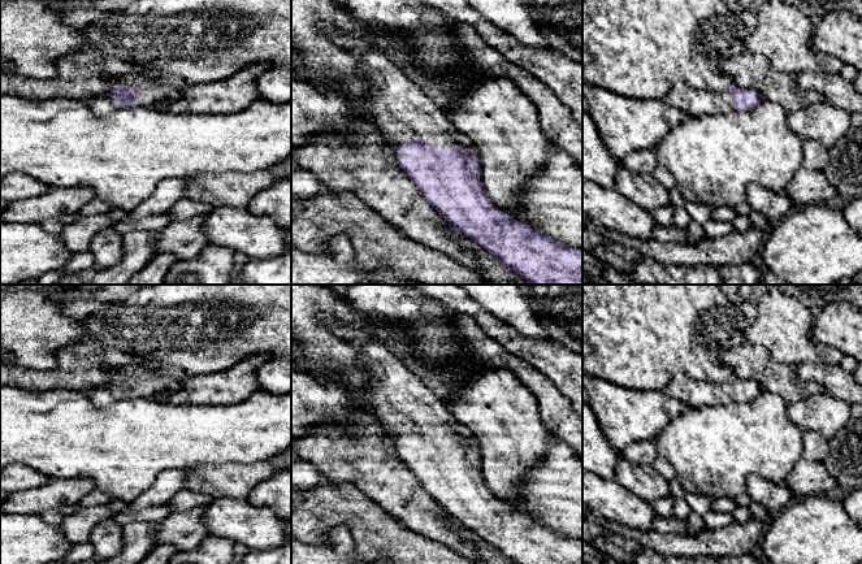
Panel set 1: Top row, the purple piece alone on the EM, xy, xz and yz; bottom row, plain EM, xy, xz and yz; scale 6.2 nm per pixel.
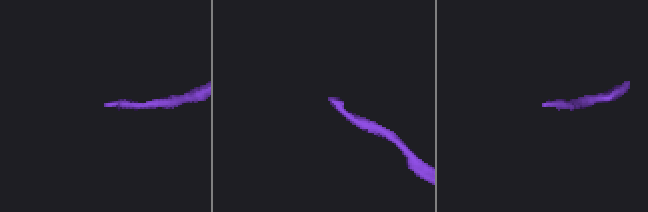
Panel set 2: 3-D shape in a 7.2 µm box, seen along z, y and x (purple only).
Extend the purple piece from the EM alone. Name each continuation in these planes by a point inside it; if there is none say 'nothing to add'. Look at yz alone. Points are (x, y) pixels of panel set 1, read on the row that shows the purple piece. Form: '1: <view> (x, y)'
1: yz (696, 103)

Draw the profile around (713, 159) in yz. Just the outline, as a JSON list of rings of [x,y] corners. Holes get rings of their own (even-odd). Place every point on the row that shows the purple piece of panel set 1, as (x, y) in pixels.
[[[763,100],[748,112],[689,117],[657,144],[658,162],[670,170],[685,200],[712,208],[746,201],[749,185],[785,191],[803,166],[803,139],[789,127],[787,114],[777,103]]]

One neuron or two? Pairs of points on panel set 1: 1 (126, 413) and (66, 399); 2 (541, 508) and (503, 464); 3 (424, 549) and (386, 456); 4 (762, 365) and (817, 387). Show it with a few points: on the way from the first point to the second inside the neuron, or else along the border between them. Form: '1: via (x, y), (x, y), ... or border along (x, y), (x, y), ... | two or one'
1: via (112, 416), (83, 416), (81, 413) | one
2: border along (540, 461), (524, 480), (522, 494), (507, 504) | two
3: border along (391, 515), (408, 528), (445, 545) | two
4: via (775, 377), (782, 378), (791, 387), (804, 387) | one

